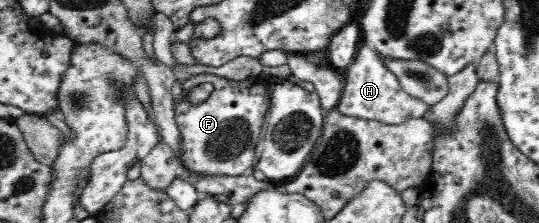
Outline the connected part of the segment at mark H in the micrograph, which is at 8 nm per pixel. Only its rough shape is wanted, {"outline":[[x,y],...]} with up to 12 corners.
{"outline":[[367,44],[341,74],[342,115],[381,124],[424,118]]}

